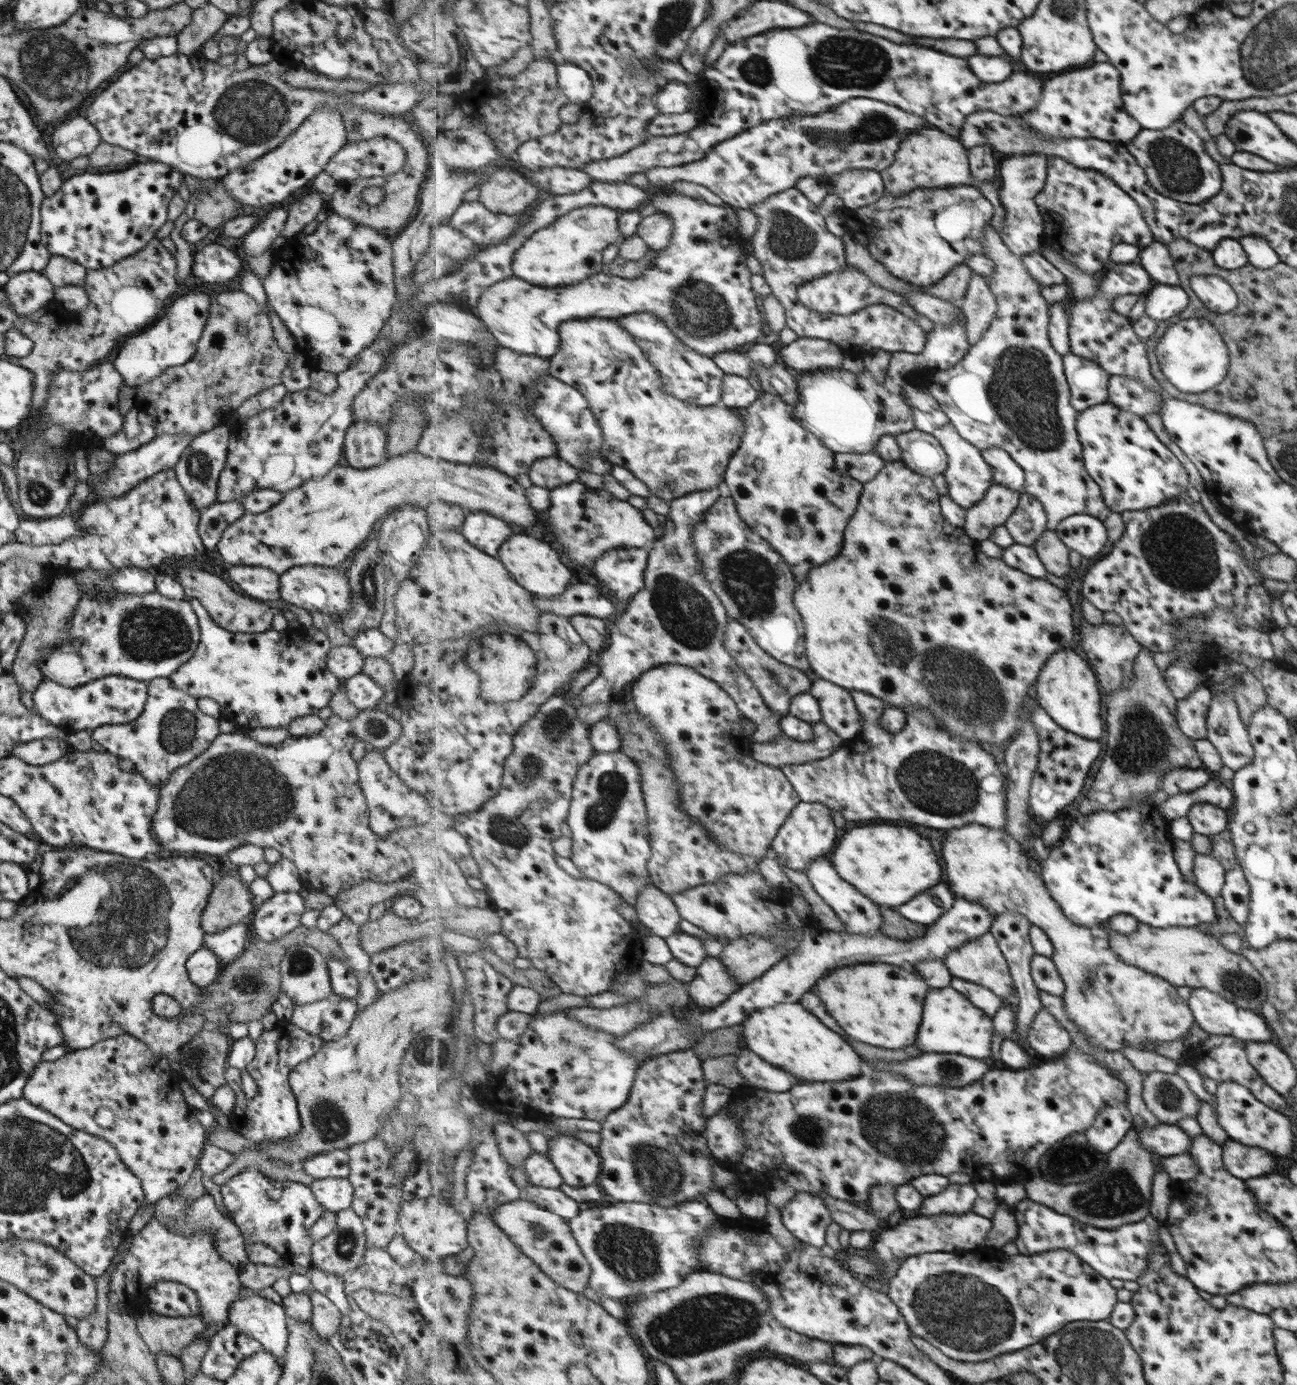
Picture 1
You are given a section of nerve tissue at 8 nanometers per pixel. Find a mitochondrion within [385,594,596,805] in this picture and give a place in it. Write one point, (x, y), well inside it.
(501, 660)

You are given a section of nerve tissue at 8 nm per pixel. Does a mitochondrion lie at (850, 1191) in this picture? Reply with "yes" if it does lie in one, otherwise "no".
no

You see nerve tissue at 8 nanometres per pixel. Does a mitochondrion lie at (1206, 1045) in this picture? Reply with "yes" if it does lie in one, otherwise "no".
no

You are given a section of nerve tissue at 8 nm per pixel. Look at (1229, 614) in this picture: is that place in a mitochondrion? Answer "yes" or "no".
no

